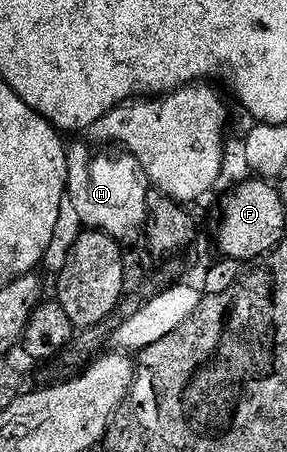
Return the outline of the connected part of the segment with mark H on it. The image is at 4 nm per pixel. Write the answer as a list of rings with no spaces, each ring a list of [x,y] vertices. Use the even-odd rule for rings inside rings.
[[[84,145],[71,146],[68,149],[68,192],[66,197],[70,205],[76,208],[76,217],[84,224],[85,230],[96,229],[99,233],[110,235],[115,241],[127,243],[145,232],[150,182],[142,163],[138,163],[138,159],[134,159],[126,151],[100,152],[104,153],[95,157]]]

